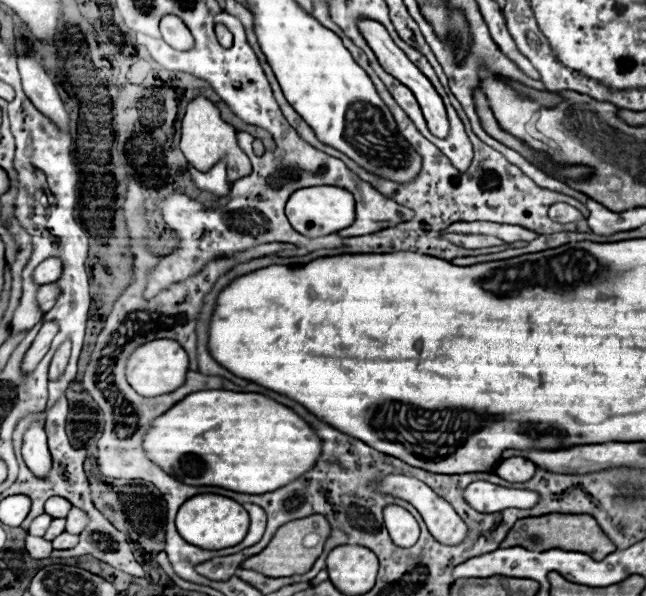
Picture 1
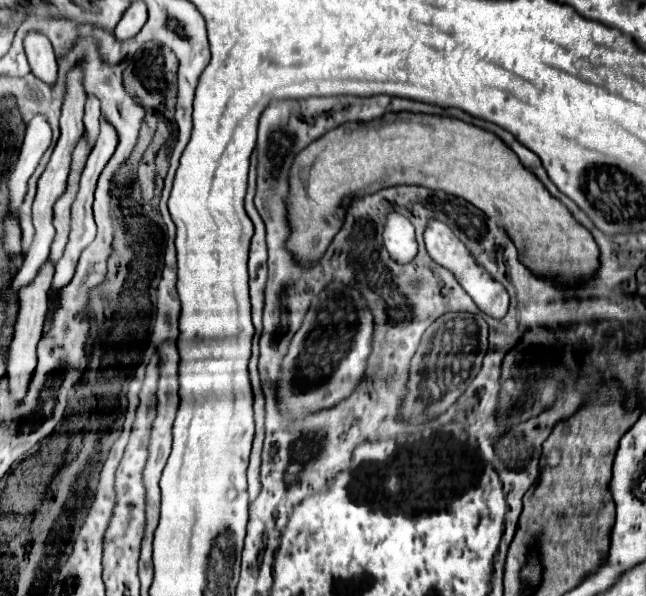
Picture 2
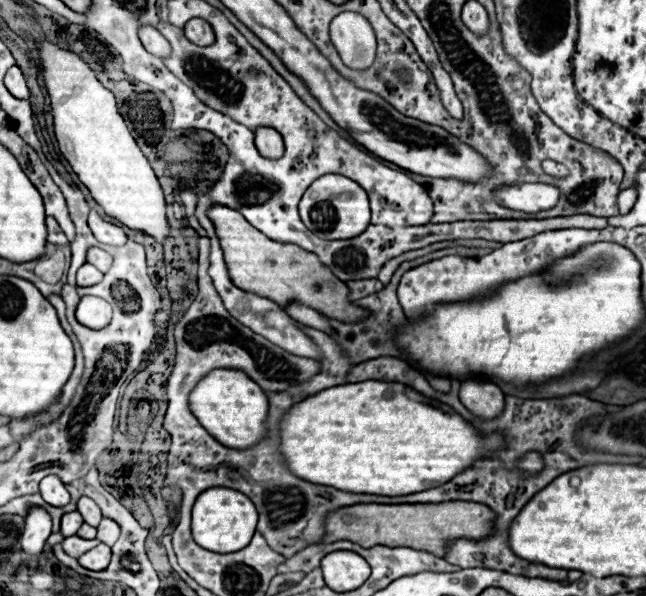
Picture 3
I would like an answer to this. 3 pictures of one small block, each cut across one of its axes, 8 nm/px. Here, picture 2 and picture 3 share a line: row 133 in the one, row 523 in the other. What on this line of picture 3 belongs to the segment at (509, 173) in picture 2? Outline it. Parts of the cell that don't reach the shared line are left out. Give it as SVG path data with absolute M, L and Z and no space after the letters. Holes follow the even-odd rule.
M438 502L438 504L354 504L330 512L326 520L326 534L320 542L350 540L362 548L372 546L406 546L414 550L446 554L446 544L454 538L480 540L492 532L494 512L476 502Z

